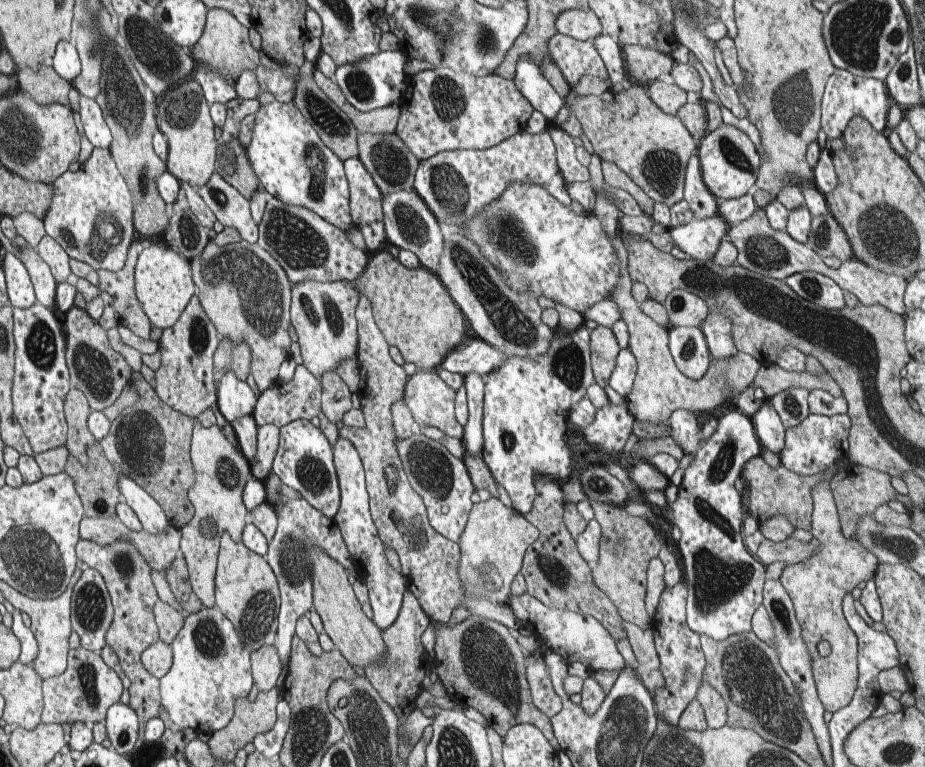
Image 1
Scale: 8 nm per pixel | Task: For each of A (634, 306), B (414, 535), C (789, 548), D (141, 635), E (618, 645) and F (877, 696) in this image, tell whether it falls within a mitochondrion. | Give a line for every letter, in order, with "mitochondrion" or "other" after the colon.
A: other
B: mitochondrion
C: other
D: other
E: other
F: other

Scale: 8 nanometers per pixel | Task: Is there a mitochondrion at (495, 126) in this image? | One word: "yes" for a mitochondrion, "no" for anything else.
no

